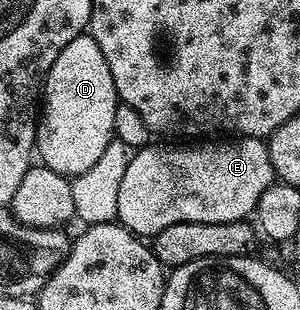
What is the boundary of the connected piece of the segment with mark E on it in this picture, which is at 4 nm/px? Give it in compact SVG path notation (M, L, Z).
M258 137L225 139L223 143L150 143L136 150L129 159L119 187L118 222L143 239L157 236L174 223L225 223L246 220L257 207L259 196L273 184L276 173L271 167L268 144Z

